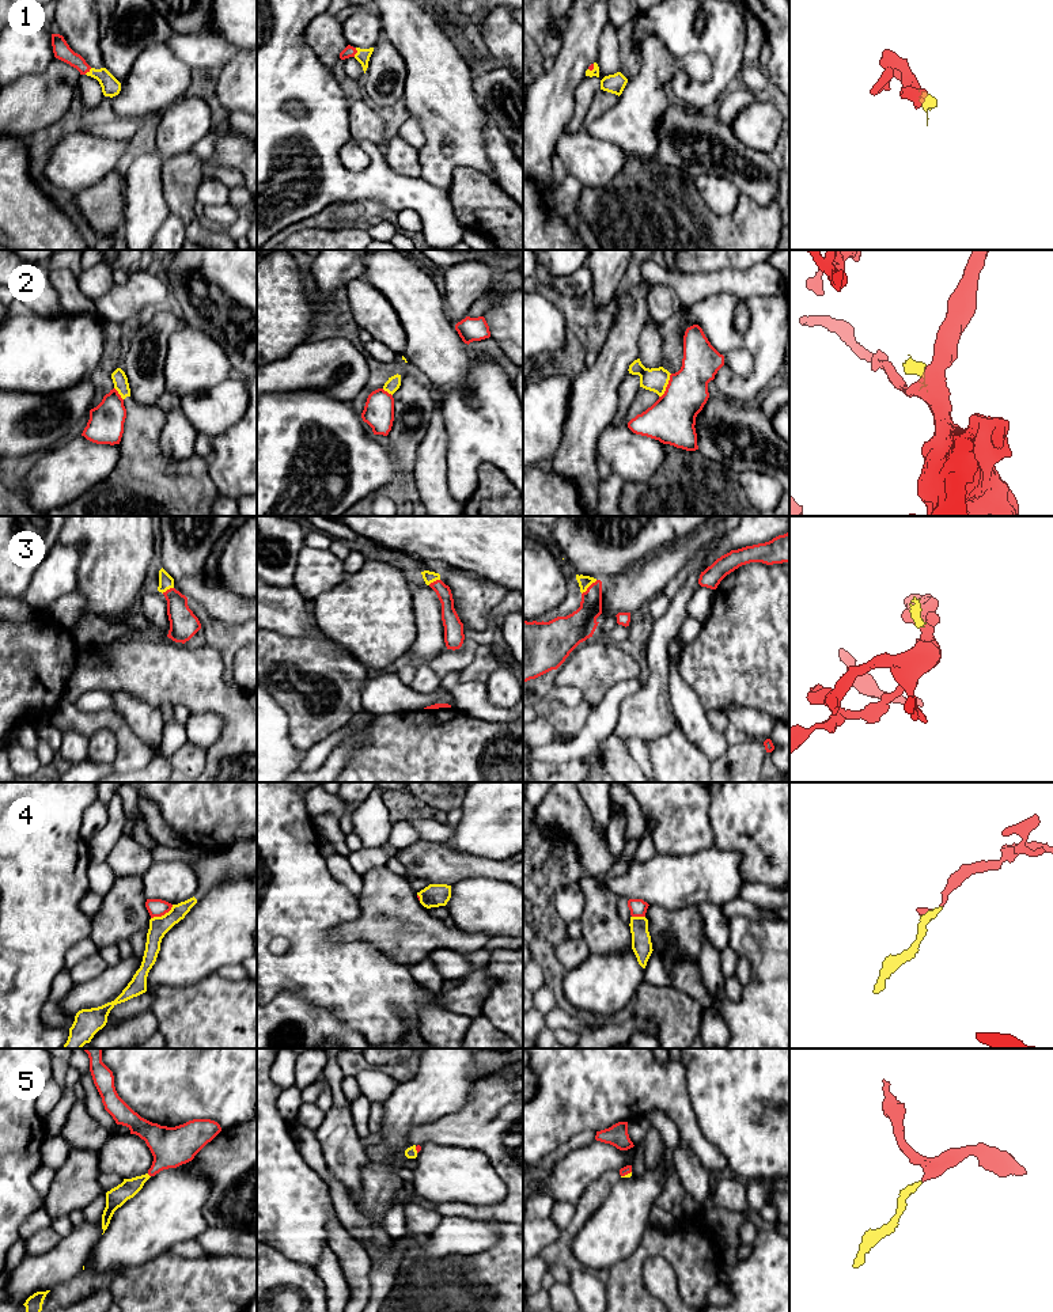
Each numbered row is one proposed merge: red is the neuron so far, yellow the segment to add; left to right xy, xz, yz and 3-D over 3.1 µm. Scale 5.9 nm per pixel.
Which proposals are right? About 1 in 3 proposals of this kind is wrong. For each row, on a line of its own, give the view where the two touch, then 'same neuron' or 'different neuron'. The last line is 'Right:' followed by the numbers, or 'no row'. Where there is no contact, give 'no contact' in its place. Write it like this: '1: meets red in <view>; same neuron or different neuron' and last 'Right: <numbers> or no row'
1: meets red in xz; same neuron
2: meets red in yz; different neuron
3: meets red in yz; same neuron
4: meets red in xy; different neuron
5: meets red in yz; same neuron
Right: 1, 3, 5

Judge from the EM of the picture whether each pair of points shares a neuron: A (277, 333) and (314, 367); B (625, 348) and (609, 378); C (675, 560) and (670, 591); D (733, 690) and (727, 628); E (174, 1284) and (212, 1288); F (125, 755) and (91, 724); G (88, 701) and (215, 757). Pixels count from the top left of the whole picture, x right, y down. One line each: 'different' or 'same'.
A: different
B: same
C: different
D: same
E: same
F: same
G: different

